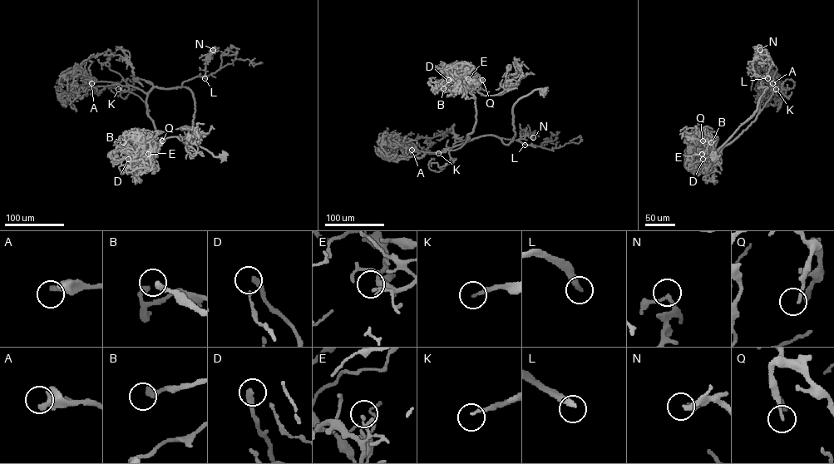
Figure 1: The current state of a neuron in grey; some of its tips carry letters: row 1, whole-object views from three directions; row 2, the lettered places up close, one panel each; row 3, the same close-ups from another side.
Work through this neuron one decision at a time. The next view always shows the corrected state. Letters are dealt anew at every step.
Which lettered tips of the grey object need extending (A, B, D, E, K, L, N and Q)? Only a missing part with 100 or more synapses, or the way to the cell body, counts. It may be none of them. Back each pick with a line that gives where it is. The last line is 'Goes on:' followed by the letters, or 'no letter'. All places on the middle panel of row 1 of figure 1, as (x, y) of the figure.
A: Place: (412, 150)
K: Place: (438, 153)
L: Place: (525, 145)
Goes on: A, K, L

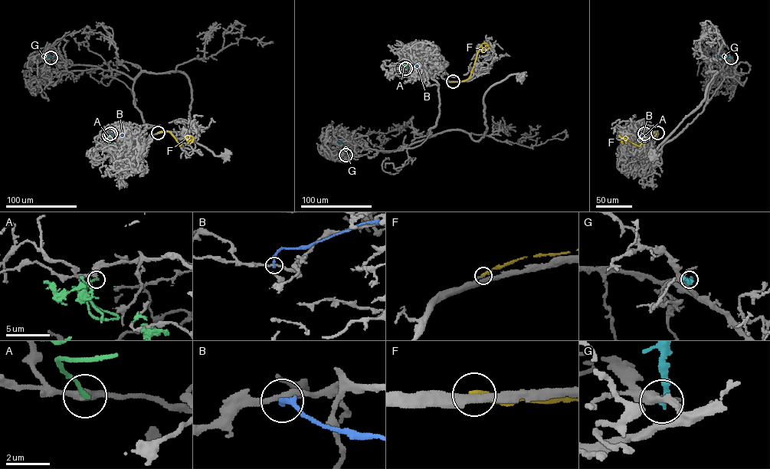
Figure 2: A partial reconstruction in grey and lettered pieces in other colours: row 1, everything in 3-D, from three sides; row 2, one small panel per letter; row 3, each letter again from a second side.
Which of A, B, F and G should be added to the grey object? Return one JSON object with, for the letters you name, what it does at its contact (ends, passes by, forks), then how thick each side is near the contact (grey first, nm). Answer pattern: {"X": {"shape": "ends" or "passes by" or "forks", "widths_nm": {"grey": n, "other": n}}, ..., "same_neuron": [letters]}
{"same_neuron": []}

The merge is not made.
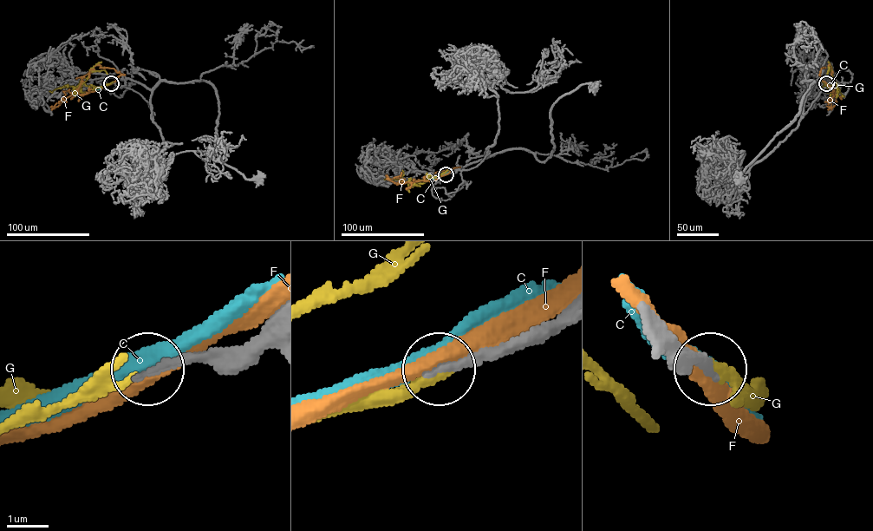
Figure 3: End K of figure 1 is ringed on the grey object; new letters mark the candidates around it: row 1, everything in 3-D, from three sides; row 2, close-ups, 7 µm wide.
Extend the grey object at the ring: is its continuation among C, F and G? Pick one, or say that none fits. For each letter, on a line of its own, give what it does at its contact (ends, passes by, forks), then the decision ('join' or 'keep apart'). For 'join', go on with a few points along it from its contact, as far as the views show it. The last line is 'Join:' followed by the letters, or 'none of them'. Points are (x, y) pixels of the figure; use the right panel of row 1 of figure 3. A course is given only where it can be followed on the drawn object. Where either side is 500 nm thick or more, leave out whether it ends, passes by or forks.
C: it passes by; keep apart
F: it passes by; keep apart
G: it ends; join; course (826, 83), (830, 88), (837, 84), (828, 68)
Join: G

